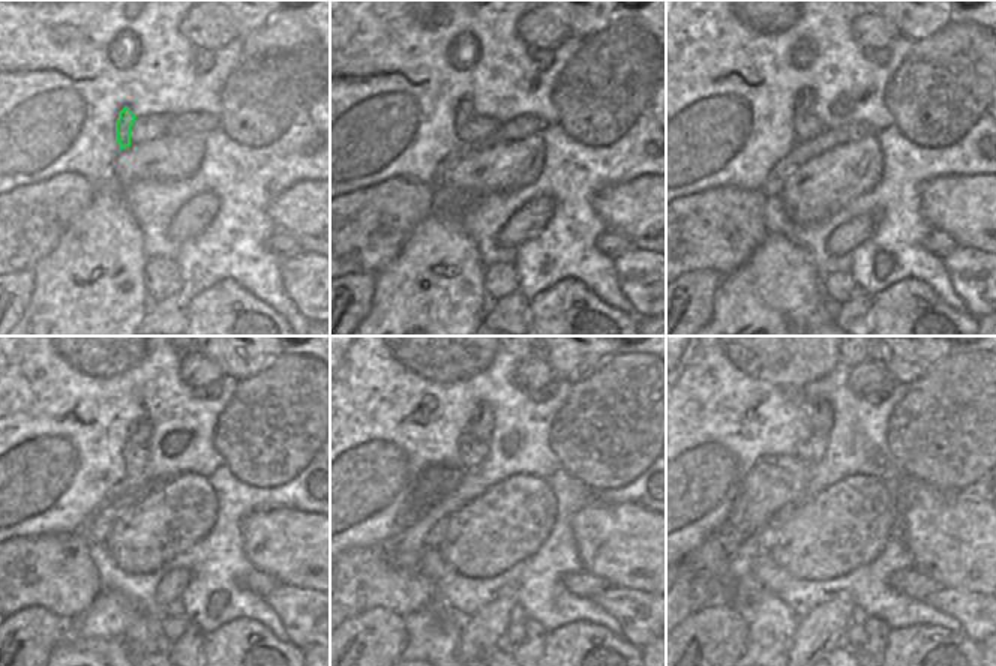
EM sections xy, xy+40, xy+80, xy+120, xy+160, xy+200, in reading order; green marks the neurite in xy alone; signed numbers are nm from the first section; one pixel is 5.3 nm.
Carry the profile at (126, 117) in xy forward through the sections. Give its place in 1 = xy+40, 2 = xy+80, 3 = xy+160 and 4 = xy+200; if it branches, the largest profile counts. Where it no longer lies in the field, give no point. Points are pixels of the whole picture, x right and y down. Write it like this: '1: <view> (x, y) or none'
1: xy+40 (465, 113)
2: xy+80 (804, 104)
3: xy+160 (480, 426)
4: xy+200 (819, 411)

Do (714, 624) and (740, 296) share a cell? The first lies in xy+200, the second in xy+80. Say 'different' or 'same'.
different

